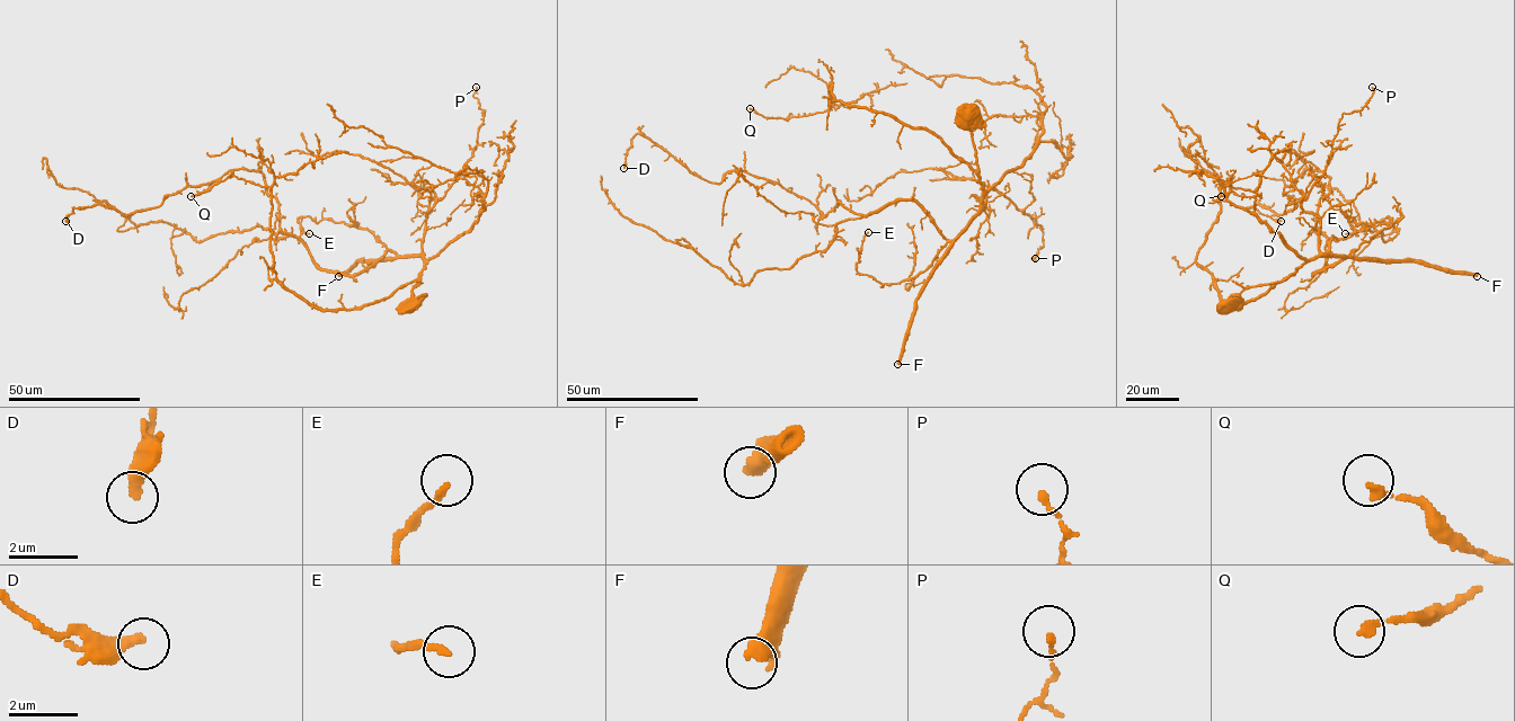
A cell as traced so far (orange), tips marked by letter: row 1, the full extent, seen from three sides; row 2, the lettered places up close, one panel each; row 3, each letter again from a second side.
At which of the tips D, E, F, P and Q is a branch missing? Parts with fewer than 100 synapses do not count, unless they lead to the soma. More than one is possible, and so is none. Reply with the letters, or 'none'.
F

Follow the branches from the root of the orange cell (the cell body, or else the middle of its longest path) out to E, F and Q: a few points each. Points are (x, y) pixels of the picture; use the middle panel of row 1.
E: (971, 116), (982, 202), (957, 238), (915, 275), (880, 284), (857, 270), (868, 232)
F: (971, 116), (982, 190), (980, 210), (954, 241), (917, 300), (897, 364)
Q: (971, 116), (975, 169), (924, 130), (836, 100), (832, 82), (831, 107), (823, 112), (767, 118), (750, 108)

